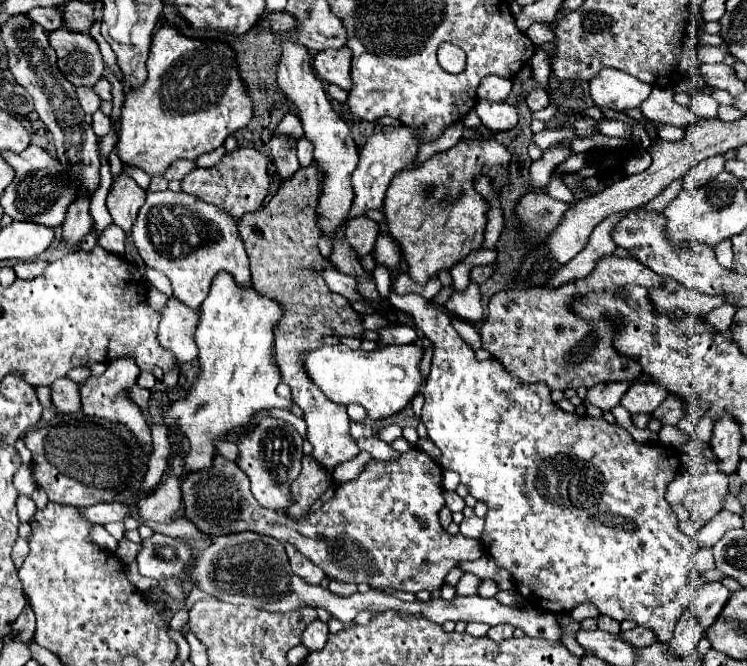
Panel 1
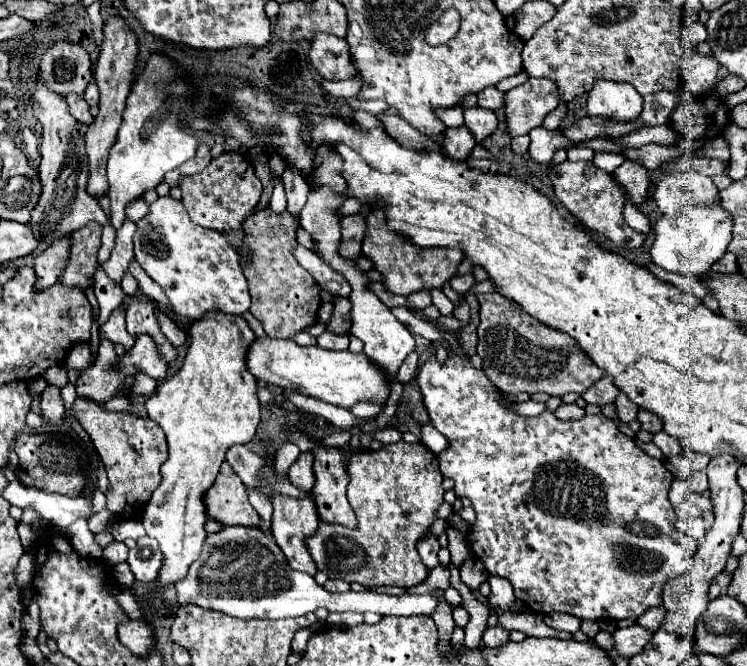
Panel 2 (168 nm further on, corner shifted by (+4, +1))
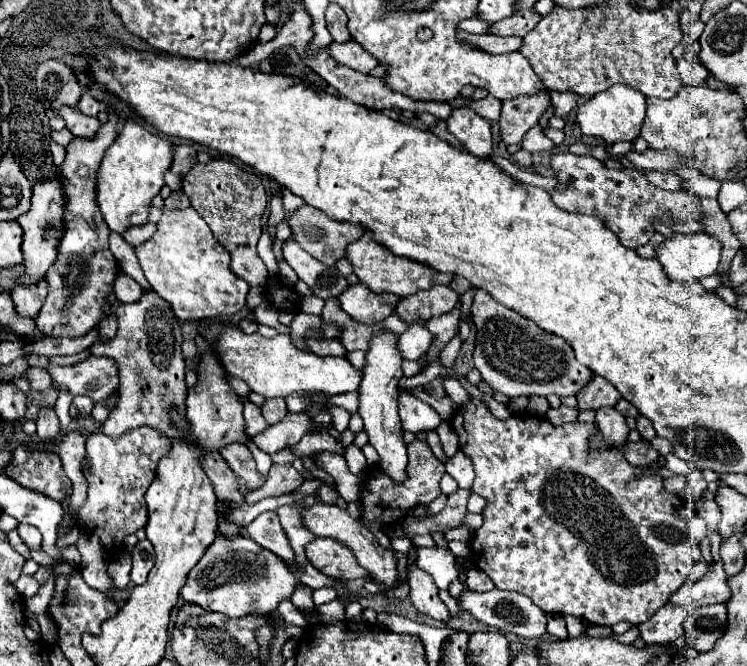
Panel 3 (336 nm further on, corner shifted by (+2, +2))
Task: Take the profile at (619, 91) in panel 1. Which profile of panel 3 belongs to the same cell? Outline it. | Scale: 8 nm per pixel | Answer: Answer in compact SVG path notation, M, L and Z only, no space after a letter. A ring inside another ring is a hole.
M624 83L612 85L610 89L594 95L592 99L588 99L584 105L578 107L578 123L582 135L602 137L606 139L606 143L634 141L634 137L640 133L644 119L646 119L646 97Z

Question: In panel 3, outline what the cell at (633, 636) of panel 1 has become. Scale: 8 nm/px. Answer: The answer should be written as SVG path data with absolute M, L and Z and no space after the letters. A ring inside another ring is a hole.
M708 529L708 539L711 544L712 556L716 561L716 565L712 568L712 573L704 575L704 579L696 581L696 583L684 583L680 587L680 591L676 591L668 603L672 605L682 605L692 603L694 609L698 607L706 607L706 605L714 605L714 603L726 603L728 601L728 579L724 575L722 569L722 559L720 557L720 536Z

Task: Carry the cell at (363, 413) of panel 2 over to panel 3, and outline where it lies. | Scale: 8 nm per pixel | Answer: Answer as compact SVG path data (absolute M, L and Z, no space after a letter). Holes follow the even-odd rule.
M382 329L370 339L370 347L366 351L366 365L364 365L364 379L358 389L360 405L358 413L364 419L364 431L370 437L370 443L380 455L380 467L388 471L396 481L404 479L406 469L406 443L402 439L402 425L398 415L398 383L402 375L402 353L398 349L398 335Z

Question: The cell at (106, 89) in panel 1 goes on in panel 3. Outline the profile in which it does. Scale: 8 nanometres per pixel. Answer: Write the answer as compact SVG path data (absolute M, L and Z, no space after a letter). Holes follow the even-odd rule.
M86 91L86 93L82 93L82 97L80 97L80 103L78 103L78 109L80 111L84 111L86 115L98 115L98 111L100 111L100 103Z

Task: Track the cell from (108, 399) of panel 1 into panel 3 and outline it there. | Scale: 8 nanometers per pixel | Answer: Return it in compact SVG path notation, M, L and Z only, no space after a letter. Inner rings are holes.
M152 427L130 429L121 437L114 439L104 433L92 433L86 441L86 457L90 461L88 479L88 499L80 507L78 517L86 521L86 527L100 537L100 543L108 551L116 551L122 545L122 539L130 533L136 533L146 525L148 509L144 495L150 483L156 477L156 463L160 457L168 455L172 441ZM106 531L108 537L102 537Z

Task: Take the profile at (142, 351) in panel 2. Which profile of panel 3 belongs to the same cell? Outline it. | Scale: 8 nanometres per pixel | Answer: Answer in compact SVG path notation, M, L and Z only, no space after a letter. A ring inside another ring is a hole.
M94 355L68 367L50 363L46 371L52 373L56 389L68 387L72 395L88 395L94 401L102 401L112 391L116 391L120 379L118 363L114 359L94 357Z

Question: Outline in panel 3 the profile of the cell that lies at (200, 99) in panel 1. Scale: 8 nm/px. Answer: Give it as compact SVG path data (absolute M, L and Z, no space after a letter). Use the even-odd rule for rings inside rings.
M134 119L124 123L124 129L116 137L116 141L108 147L102 167L98 171L98 207L108 223L108 227L116 233L124 233L132 225L144 225L148 219L148 207L154 195L160 193L164 185L164 173L170 169L174 157L174 145L148 133Z

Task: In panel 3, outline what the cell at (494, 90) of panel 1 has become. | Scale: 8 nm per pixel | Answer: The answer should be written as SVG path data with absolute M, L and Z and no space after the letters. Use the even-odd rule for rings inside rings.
M486 95L484 99L472 101L468 107L472 107L480 117L486 117L490 121L496 121L500 117L500 99L494 95Z

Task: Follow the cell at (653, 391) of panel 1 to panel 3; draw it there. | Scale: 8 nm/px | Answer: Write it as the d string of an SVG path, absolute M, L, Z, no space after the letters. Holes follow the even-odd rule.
M602 407L596 411L596 427L598 427L598 433L594 437L594 445L600 449L612 447L612 445L624 445L630 433L624 415L614 407Z

